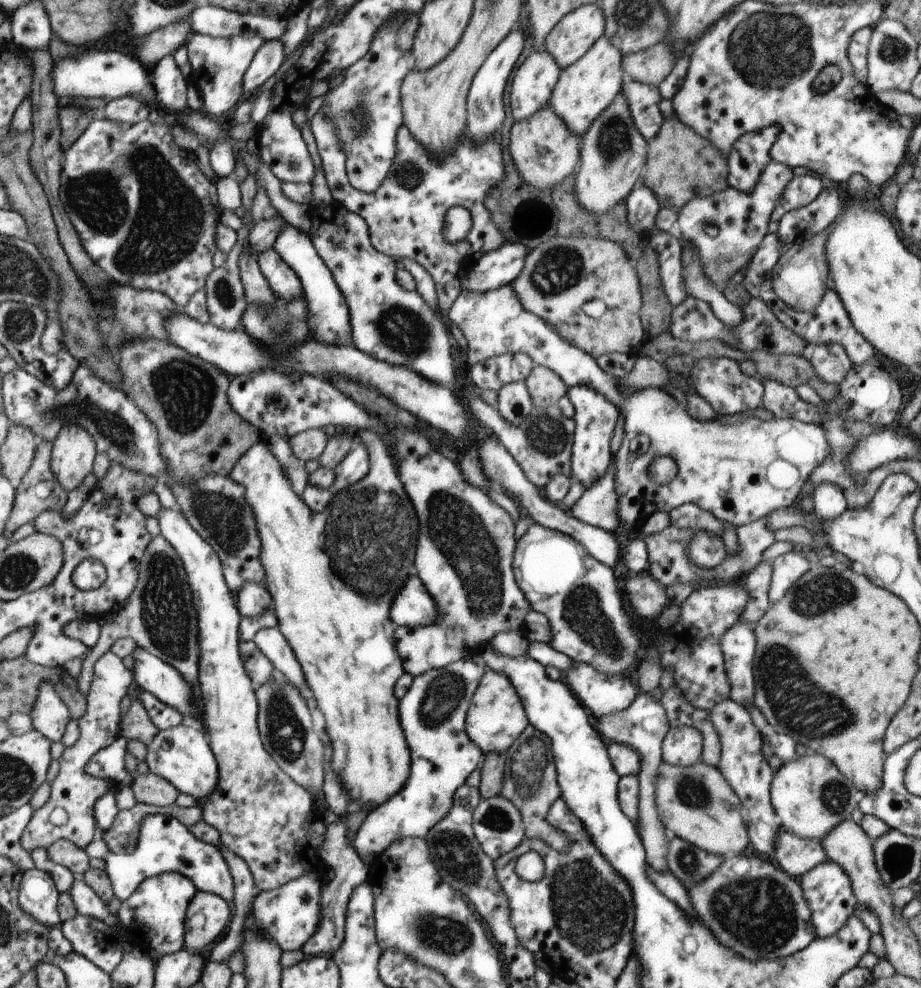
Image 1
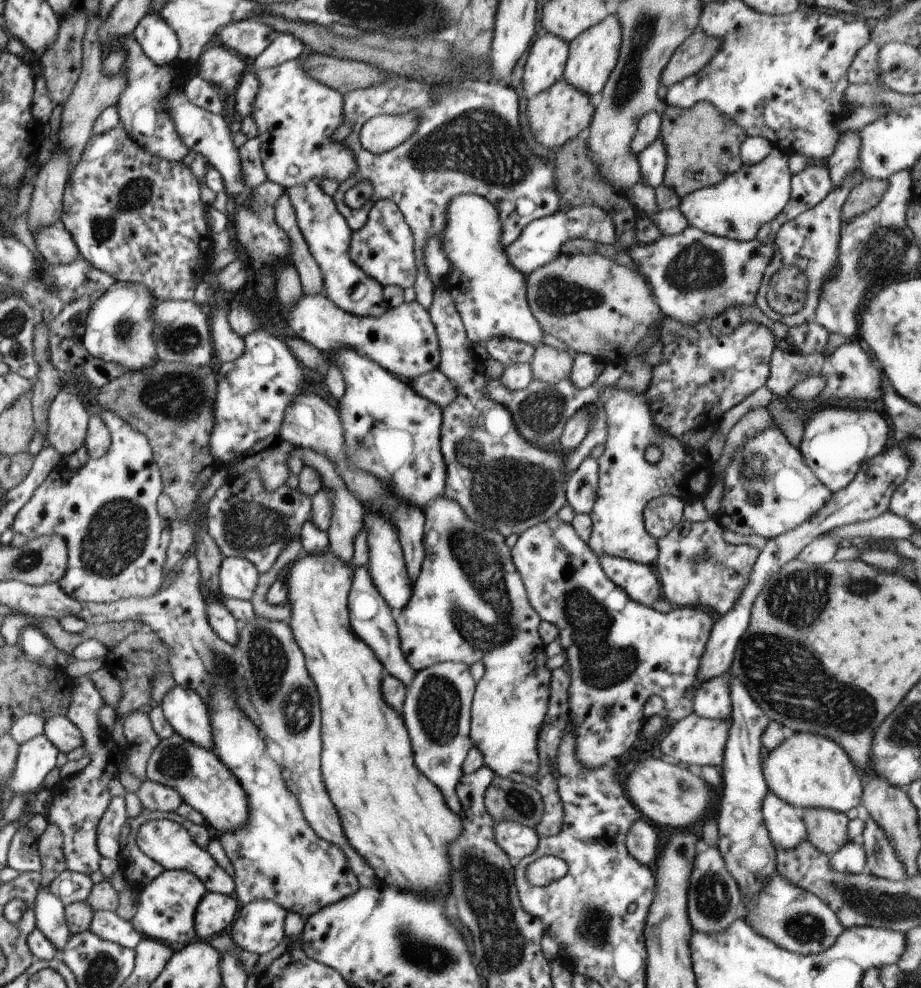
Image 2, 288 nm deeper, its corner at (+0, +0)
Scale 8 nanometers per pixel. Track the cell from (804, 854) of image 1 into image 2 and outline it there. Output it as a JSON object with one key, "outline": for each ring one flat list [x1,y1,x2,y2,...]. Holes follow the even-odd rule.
{"outline":[[767,792,761,802,761,820,765,824,769,844,775,850,791,852,793,848,799,848,799,844,807,842,801,814,783,804,779,798,771,796,771,792]]}

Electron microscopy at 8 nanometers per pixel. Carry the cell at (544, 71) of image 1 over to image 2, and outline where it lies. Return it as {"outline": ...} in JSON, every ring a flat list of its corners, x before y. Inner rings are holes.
{"outline":[[545,34,531,44,523,70,523,96,527,102,563,80,567,56,569,44,551,34]]}

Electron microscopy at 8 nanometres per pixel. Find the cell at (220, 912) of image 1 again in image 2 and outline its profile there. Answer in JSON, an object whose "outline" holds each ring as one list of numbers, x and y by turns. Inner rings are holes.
{"outline":[[205,892,195,908,195,936,209,938,213,934,221,934,237,916,239,904,233,896,221,896]]}

